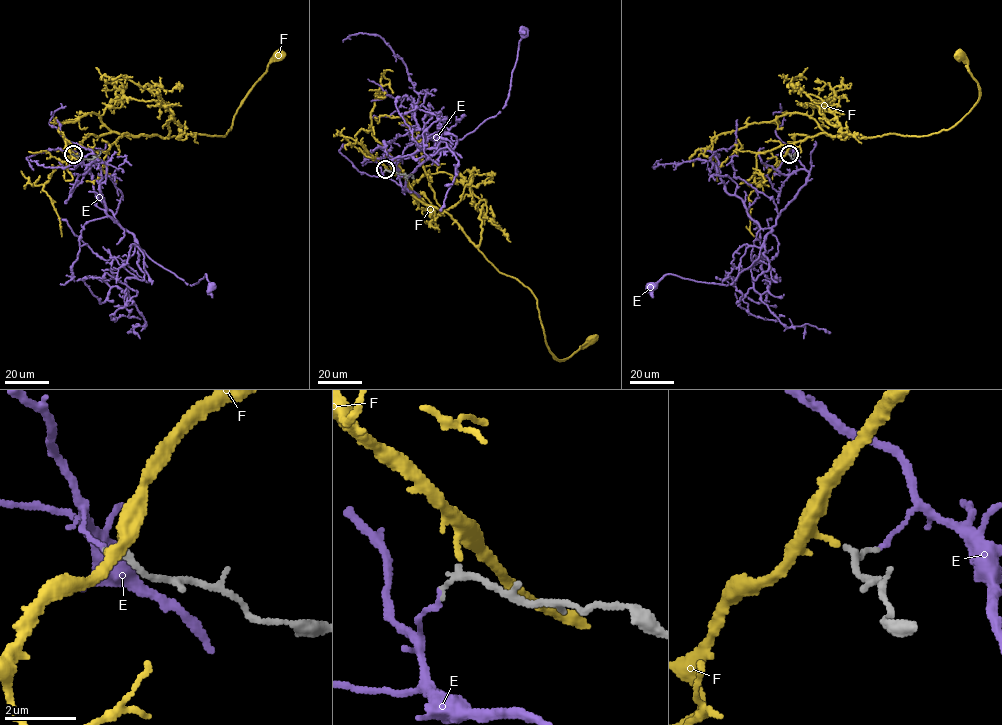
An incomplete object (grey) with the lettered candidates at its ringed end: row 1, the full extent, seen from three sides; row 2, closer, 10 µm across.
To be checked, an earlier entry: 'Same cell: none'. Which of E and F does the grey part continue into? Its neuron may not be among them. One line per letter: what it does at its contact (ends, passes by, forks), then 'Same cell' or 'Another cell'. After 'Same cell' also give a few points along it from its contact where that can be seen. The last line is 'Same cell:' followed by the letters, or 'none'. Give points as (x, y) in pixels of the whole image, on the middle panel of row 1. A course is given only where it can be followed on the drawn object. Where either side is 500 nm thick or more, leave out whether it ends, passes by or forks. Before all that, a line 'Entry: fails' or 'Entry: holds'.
Entry: fails
E: It ends there. Another cell
F: It ends there. Same cell. Its course: (385, 169), (401, 175), (424, 203), (445, 211), (500, 272), (531, 291), (555, 356), (567, 359), (591, 340)
Same cell: F

